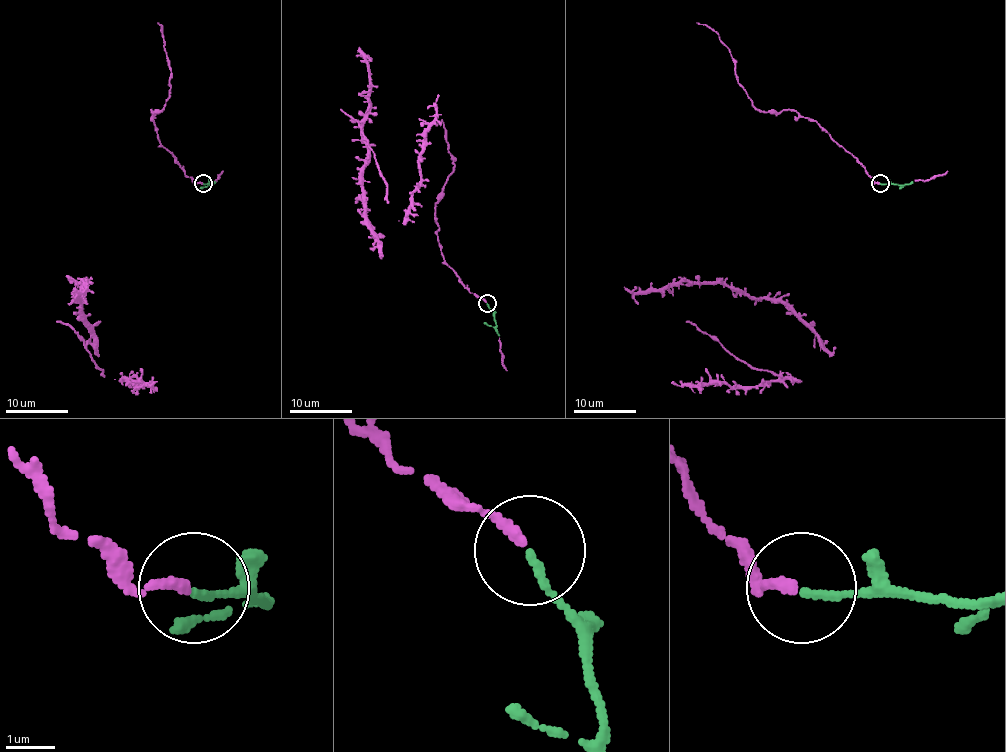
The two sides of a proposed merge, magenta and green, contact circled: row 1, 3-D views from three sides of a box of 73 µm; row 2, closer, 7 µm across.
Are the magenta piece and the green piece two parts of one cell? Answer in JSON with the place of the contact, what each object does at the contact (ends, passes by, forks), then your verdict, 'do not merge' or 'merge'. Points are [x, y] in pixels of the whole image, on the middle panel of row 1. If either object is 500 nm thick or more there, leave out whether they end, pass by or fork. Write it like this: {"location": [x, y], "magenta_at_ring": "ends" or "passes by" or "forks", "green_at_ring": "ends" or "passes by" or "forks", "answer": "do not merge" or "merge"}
{"location": [487, 303], "magenta_at_ring": "ends", "green_at_ring": "ends", "answer": "merge"}

